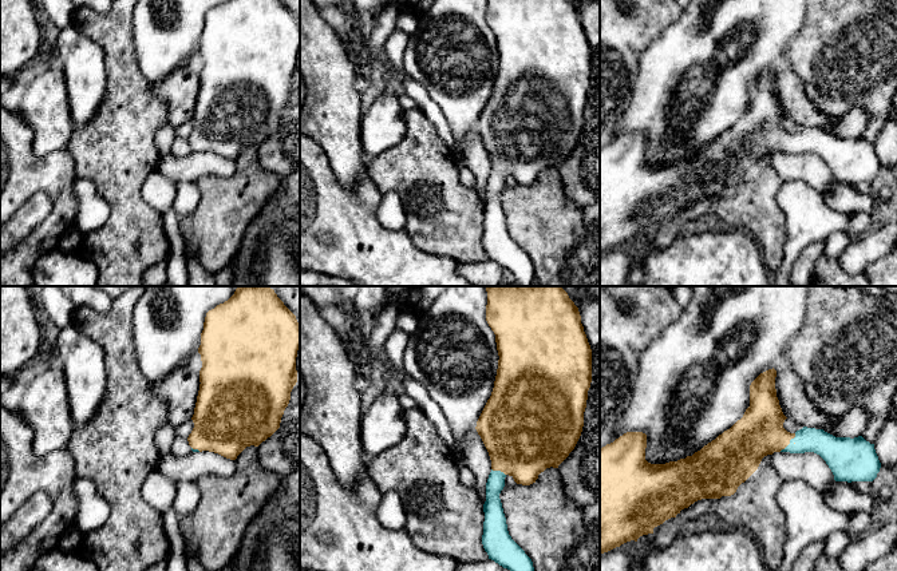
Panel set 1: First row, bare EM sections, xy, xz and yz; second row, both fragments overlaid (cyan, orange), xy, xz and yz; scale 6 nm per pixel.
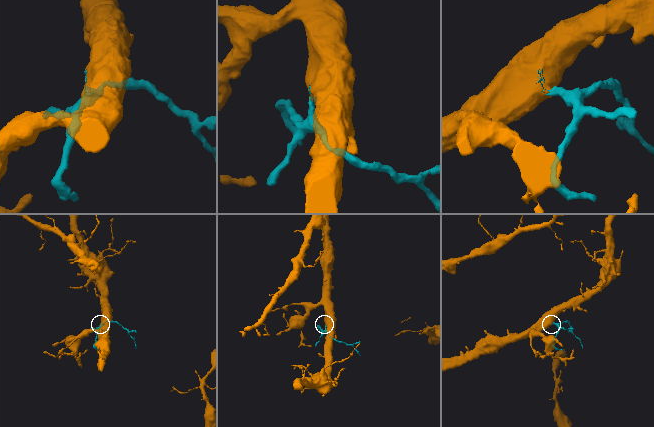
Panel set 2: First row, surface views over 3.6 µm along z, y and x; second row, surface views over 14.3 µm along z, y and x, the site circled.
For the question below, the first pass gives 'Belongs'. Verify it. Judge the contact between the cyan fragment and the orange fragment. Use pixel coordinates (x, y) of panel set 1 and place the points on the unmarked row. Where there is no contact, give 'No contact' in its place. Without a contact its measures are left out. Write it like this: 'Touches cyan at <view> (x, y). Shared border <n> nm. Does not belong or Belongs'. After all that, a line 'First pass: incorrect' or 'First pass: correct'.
Touches cyan at yz (790, 143). Shared border 150 nm. Belongs
First pass: correct

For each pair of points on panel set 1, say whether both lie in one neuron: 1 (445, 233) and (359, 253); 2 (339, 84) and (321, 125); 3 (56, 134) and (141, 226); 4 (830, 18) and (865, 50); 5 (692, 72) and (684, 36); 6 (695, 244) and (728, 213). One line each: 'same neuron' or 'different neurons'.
1: different neurons
2: same neuron
3: different neurons
4: same neuron
5: same neuron
6: different neurons

